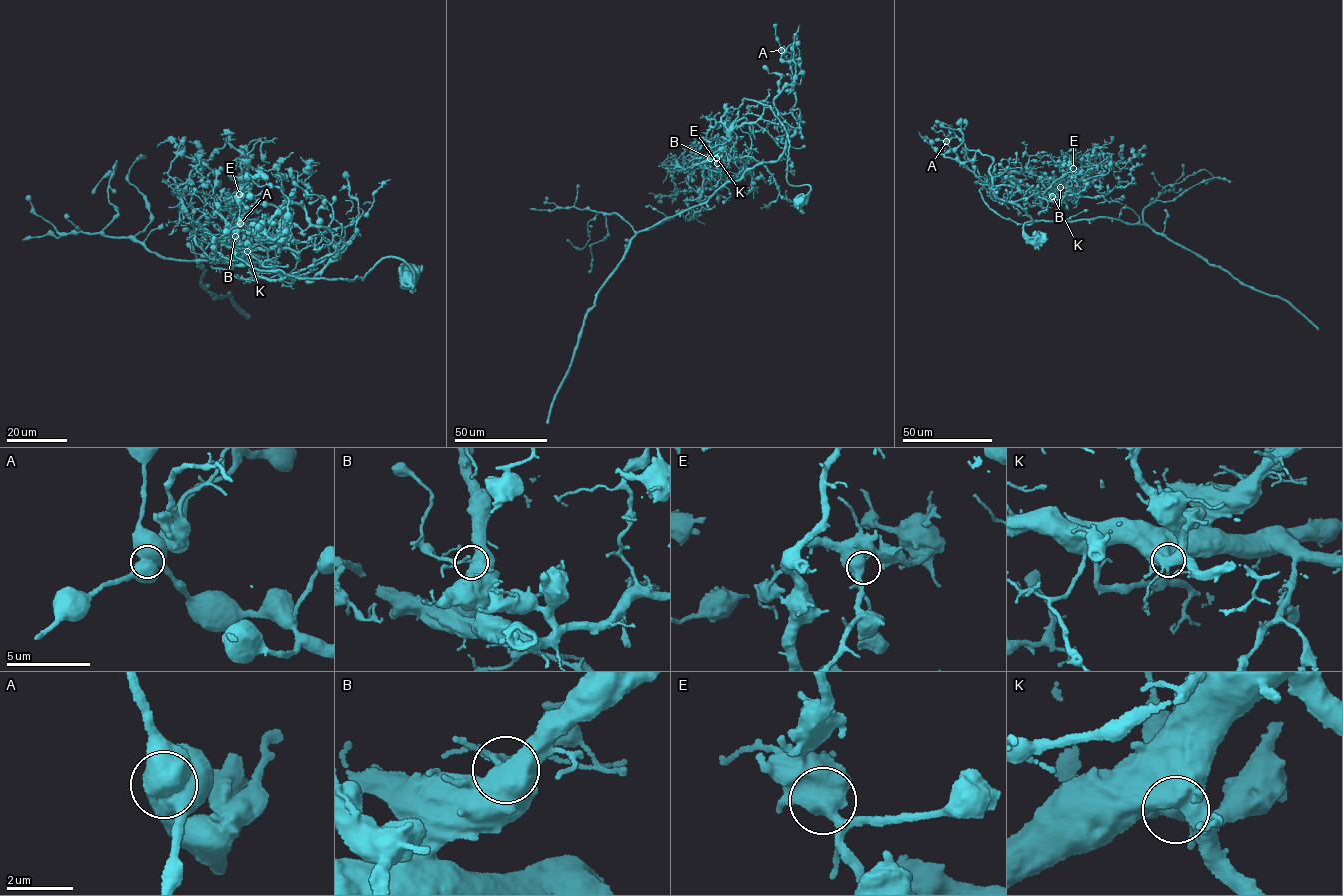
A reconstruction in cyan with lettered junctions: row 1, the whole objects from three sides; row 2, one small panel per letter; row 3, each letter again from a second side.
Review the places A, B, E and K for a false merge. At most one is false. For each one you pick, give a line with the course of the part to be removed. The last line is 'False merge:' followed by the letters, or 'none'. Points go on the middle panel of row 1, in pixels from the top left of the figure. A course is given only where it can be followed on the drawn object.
A: course (781, 50), (793, 78), (790, 112), (798, 126), (783, 154), (637, 234), (587, 314), (547, 424)
False merge: A

